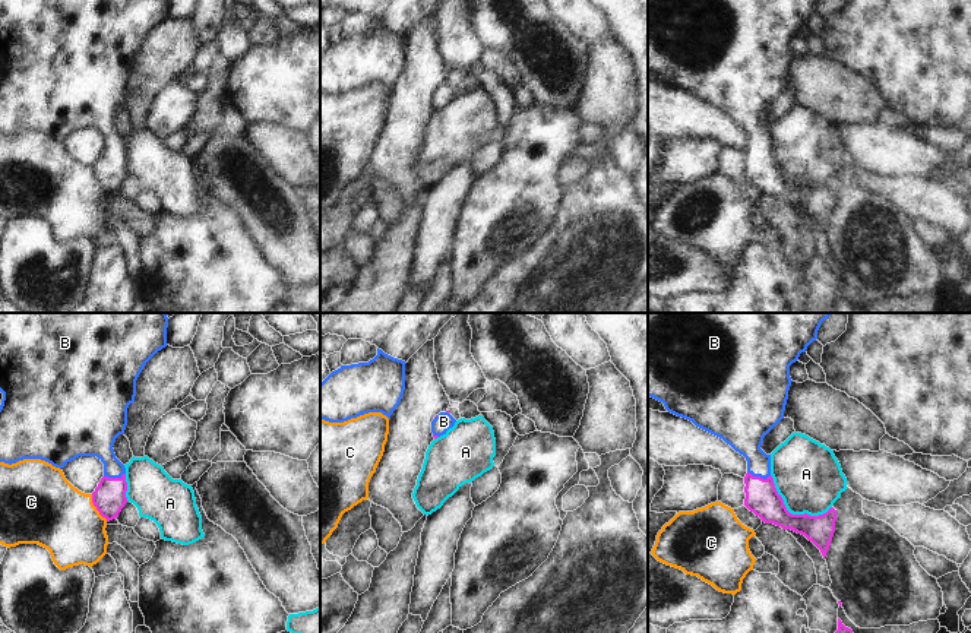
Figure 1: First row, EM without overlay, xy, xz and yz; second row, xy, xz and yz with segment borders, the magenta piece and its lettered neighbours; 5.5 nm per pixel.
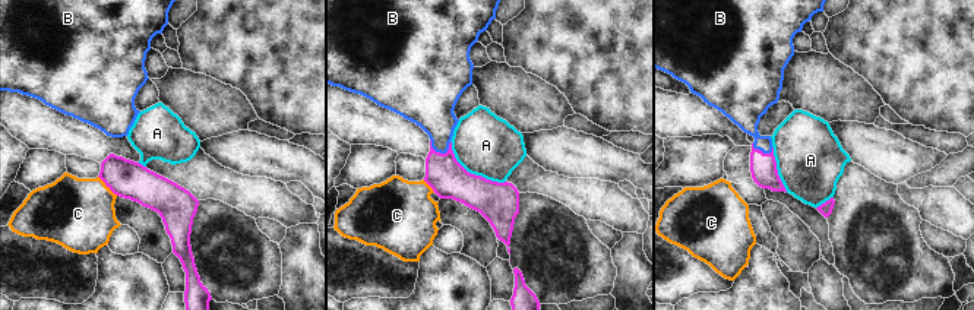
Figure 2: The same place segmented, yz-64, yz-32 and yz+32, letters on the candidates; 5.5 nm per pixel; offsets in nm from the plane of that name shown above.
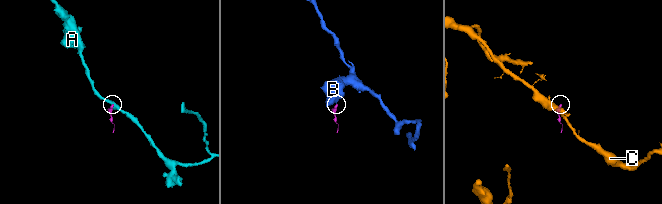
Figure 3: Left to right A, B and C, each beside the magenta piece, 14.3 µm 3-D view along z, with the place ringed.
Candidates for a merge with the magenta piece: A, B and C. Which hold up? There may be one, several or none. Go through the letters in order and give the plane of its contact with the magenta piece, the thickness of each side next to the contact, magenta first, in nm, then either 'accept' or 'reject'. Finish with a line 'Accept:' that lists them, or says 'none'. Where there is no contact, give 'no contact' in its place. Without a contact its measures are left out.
A: meets magenta in yz; 180 nm thick on the magenta side, 360 nm on the other; reject
B: meets magenta in xy; 180 nm thick on the magenta side, 200 nm on the other; accept
C: meets magenta in xy; 180 nm thick on the magenta side, 380 nm on the other; reject
Accept: B

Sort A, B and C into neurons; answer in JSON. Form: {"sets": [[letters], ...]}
{"sets": [["A"], ["B"], ["C"]]}

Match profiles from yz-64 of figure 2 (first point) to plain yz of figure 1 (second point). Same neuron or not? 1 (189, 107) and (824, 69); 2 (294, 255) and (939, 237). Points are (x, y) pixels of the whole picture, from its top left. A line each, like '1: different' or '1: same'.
1: same
2: different

